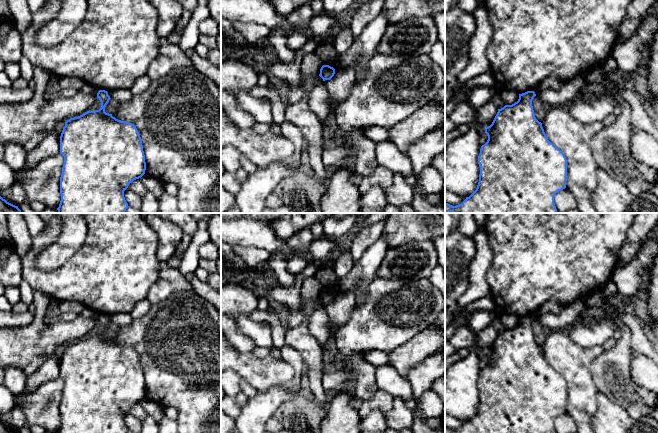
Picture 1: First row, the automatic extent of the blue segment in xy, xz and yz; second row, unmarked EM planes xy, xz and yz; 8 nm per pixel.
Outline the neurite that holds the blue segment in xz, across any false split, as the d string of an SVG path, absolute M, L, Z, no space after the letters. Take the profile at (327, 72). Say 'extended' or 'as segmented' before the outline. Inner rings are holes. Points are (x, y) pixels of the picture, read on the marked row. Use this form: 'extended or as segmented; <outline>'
as segmented; M323 65L320 69L319 76L325 80L330 80L335 74L335 69L329 65Z

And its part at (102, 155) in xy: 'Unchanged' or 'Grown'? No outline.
Unchanged

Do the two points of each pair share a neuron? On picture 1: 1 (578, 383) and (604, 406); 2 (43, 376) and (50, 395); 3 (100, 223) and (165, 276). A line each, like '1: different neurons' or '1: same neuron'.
1: different neurons
2: different neurons
3: different neurons

